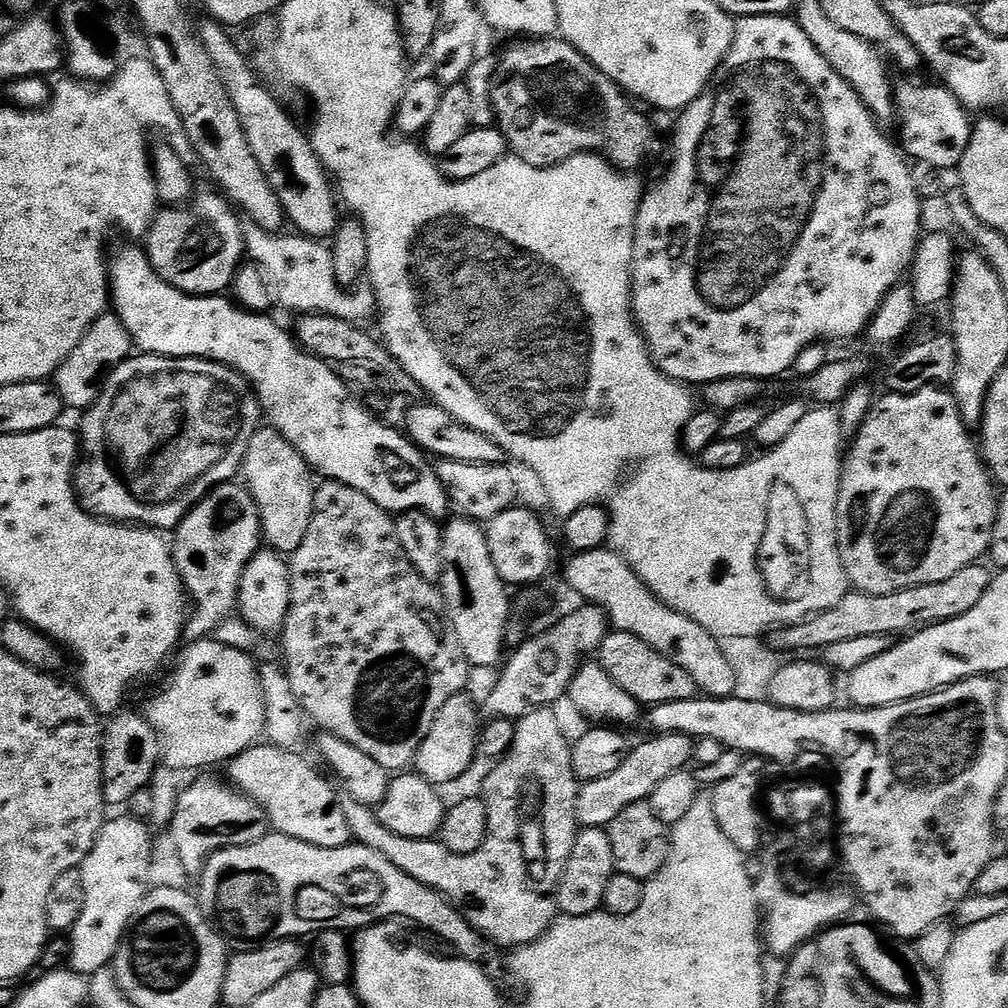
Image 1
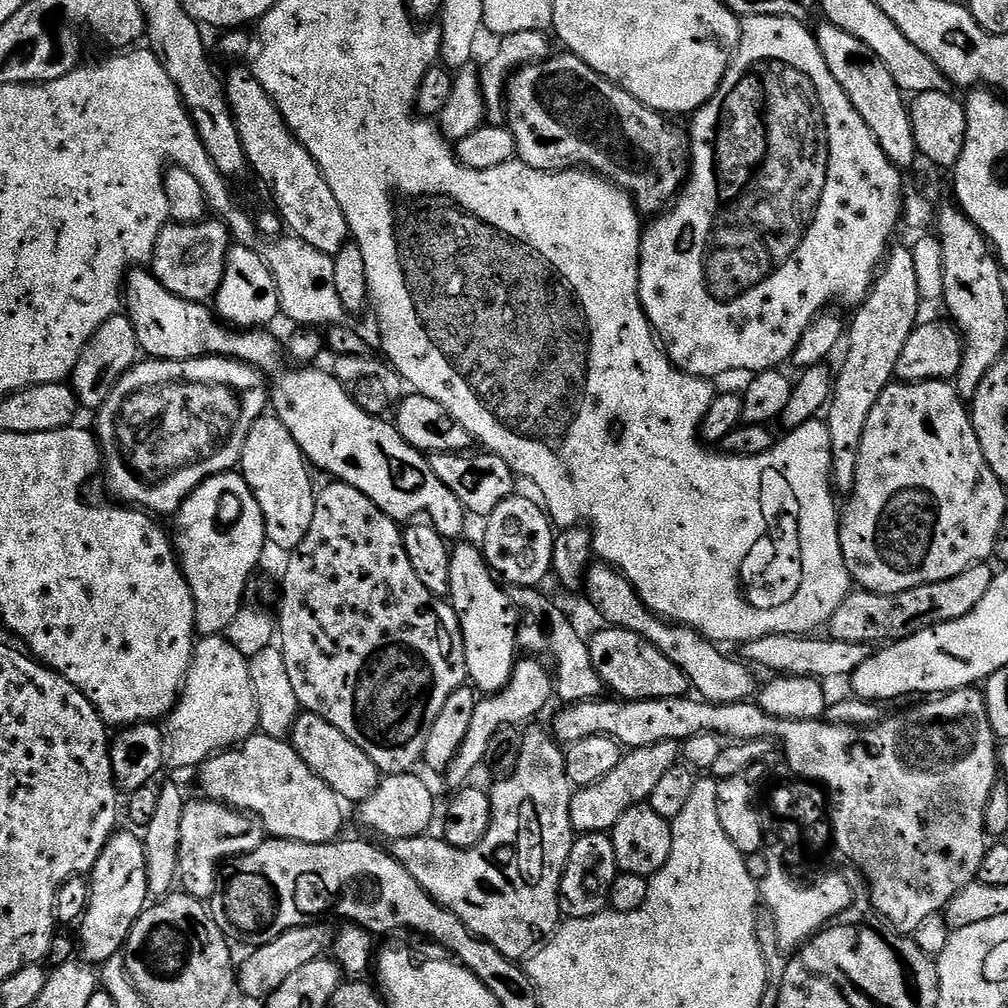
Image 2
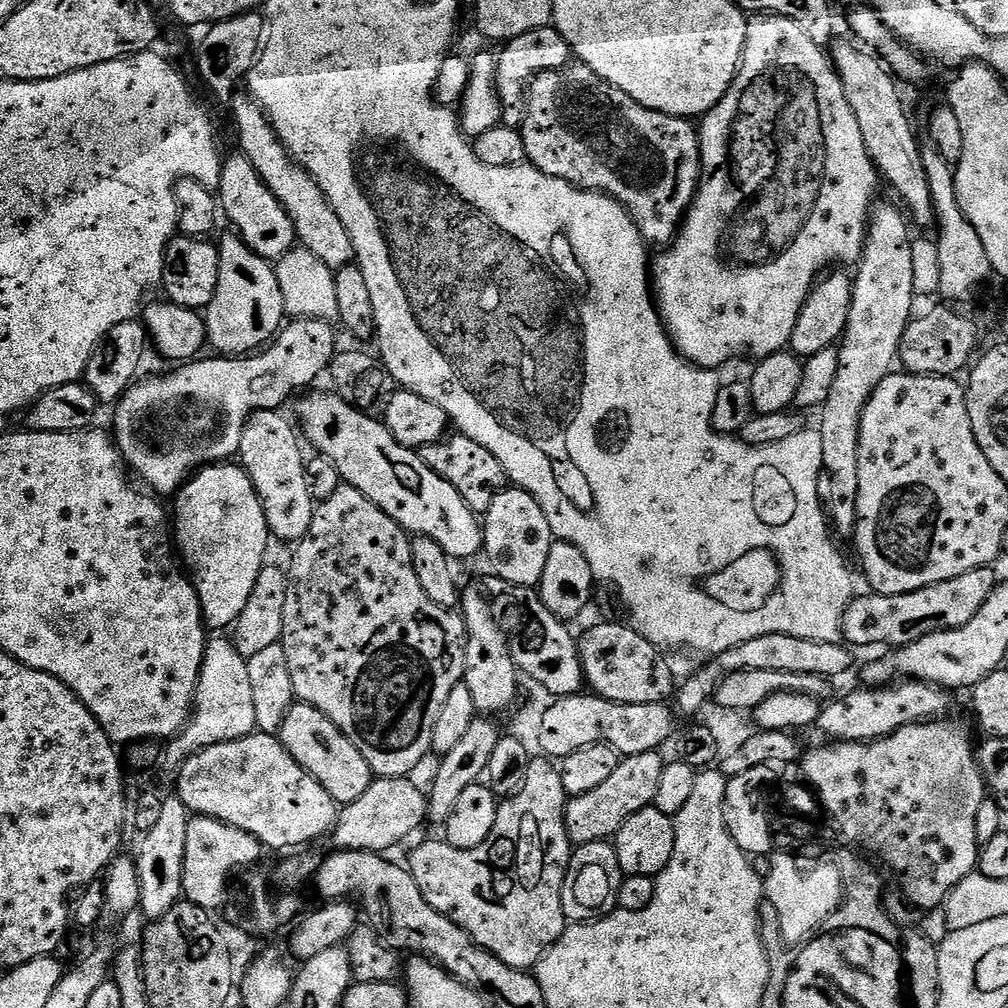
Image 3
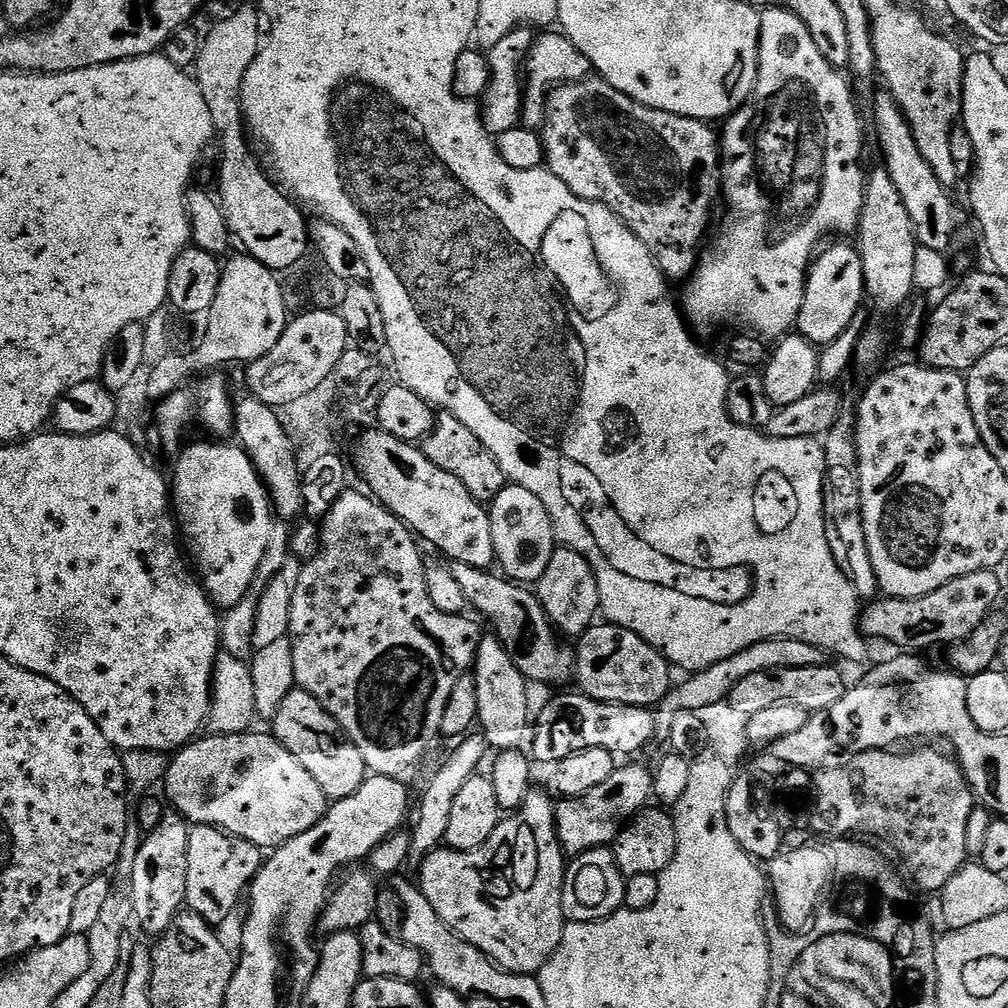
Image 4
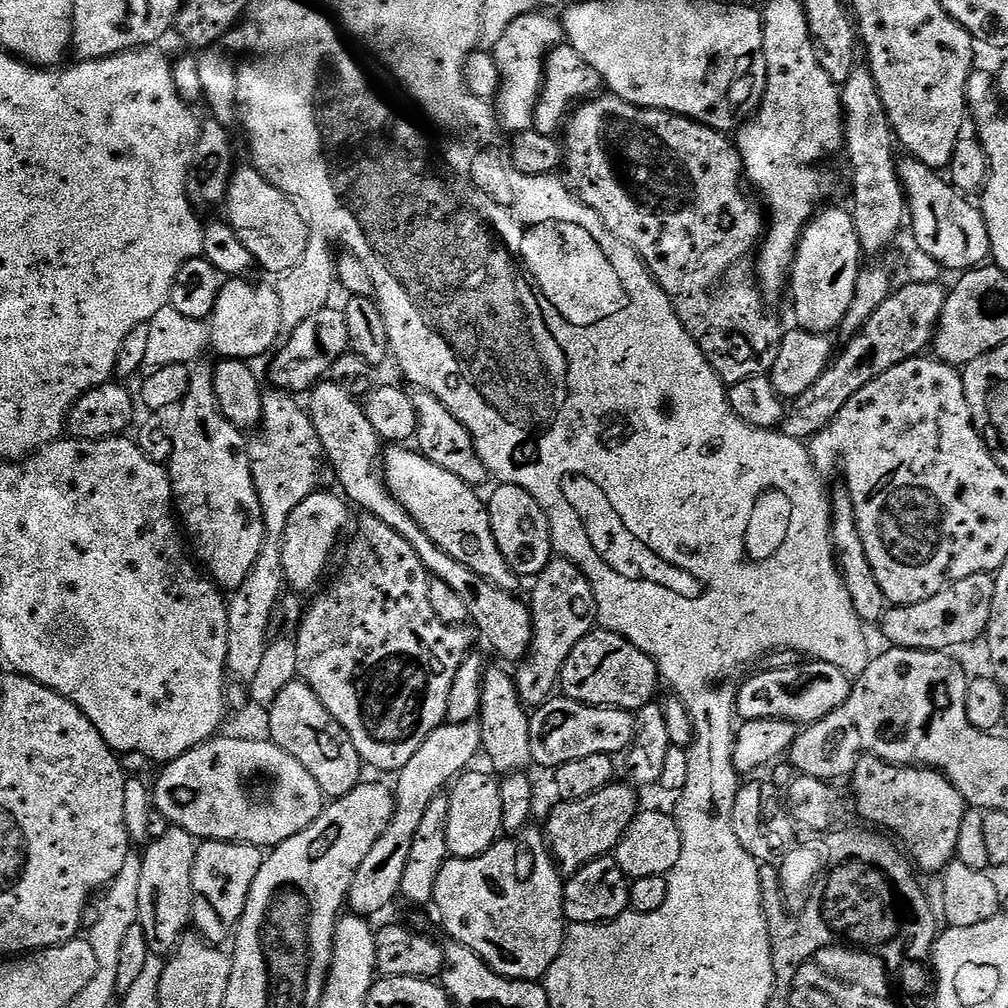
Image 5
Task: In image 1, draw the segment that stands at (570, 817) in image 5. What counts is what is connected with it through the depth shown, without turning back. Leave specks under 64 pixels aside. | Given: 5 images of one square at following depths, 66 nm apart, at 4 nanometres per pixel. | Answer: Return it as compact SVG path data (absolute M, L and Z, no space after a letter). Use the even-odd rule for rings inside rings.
M665 732L649 737L649 740L642 741L637 748L635 745L629 751L618 770L606 774L606 778L586 780L579 785L576 794L576 822L580 828L607 829L608 824L614 822L622 810L626 810L626 806L645 803L654 794L654 786L658 786L658 782L689 767L694 743L691 736Z

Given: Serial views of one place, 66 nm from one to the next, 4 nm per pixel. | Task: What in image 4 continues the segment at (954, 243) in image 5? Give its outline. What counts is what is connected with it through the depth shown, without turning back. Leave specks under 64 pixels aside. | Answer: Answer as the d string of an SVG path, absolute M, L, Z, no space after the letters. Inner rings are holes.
M880 90L876 96L876 105L872 108L872 124L876 127L876 140L884 155L882 167L890 174L894 186L898 186L898 194L910 213L917 245L947 253L964 224L964 216L960 213L959 206L952 201L953 193L942 182L938 182L934 170L930 170L930 165L926 163L926 158L918 154L918 142L914 142L914 134L902 110L892 101L887 91Z

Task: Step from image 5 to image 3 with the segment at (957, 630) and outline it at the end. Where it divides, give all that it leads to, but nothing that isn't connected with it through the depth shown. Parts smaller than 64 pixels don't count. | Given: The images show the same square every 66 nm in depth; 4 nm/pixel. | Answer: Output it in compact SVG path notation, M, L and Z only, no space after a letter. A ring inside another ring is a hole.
M991 567L975 568L966 574L958 574L958 578L934 582L922 590L901 596L857 595L846 606L846 614L842 618L843 639L849 645L857 644L860 648L868 648L871 644L889 644L887 647L895 650L935 632L966 626L966 622L982 610L986 598L990 598L996 588L998 577L992 571Z

